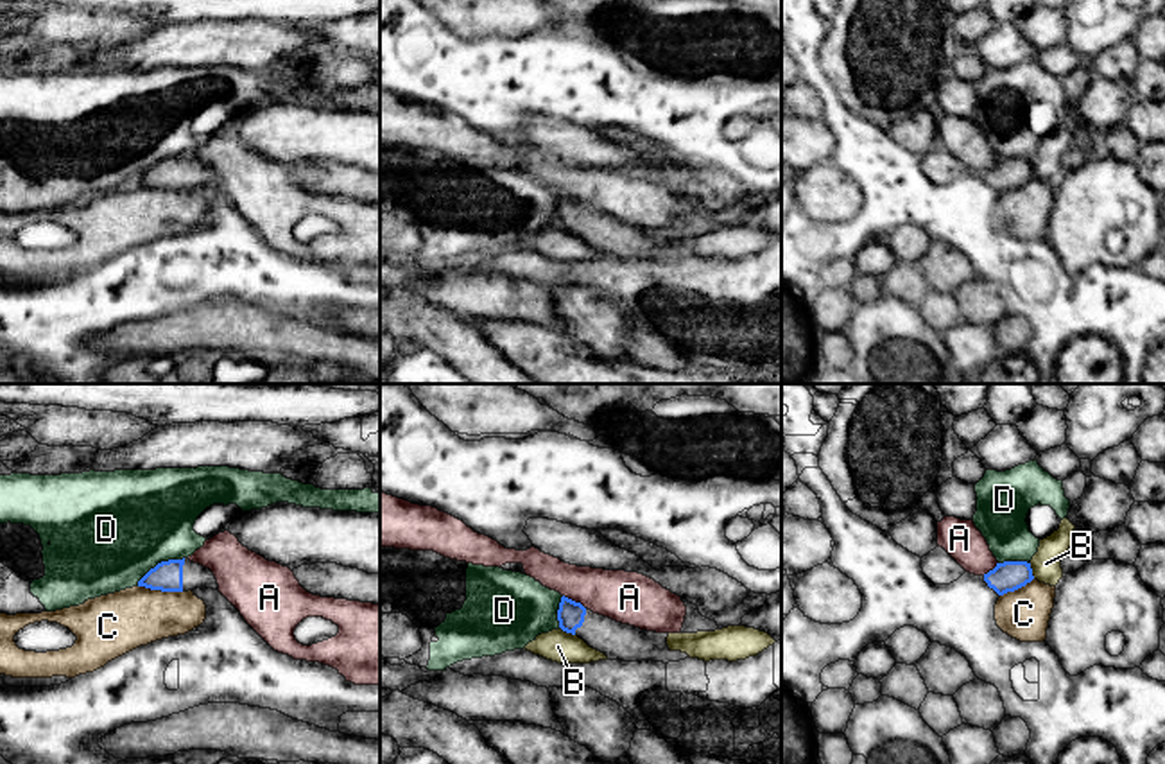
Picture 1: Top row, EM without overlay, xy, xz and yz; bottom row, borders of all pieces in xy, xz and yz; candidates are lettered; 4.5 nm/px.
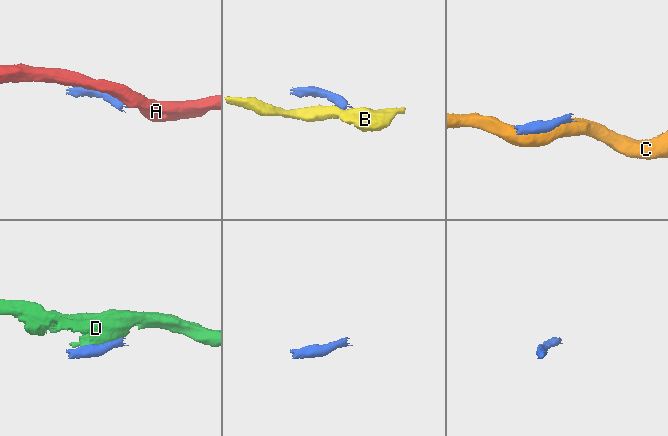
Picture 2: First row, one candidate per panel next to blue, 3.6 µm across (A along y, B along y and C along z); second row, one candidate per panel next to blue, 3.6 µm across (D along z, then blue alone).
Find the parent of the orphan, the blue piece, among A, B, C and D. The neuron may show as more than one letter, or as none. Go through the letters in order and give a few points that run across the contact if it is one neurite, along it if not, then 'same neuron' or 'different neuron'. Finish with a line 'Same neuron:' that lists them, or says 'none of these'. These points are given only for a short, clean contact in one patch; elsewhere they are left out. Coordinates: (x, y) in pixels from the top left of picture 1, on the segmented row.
A: line xz (563, 594), (585, 608); different neuron
B: line yz (1029, 562), (1035, 578); different neuron
C: different neuron
D: different neuron
Same neuron: none of these

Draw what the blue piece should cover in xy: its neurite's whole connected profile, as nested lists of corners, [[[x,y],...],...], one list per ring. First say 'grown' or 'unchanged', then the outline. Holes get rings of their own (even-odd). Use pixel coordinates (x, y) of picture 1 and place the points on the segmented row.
grown | [[[188,558],[158,563],[138,581],[138,586],[161,592],[219,590],[213,572]]]

